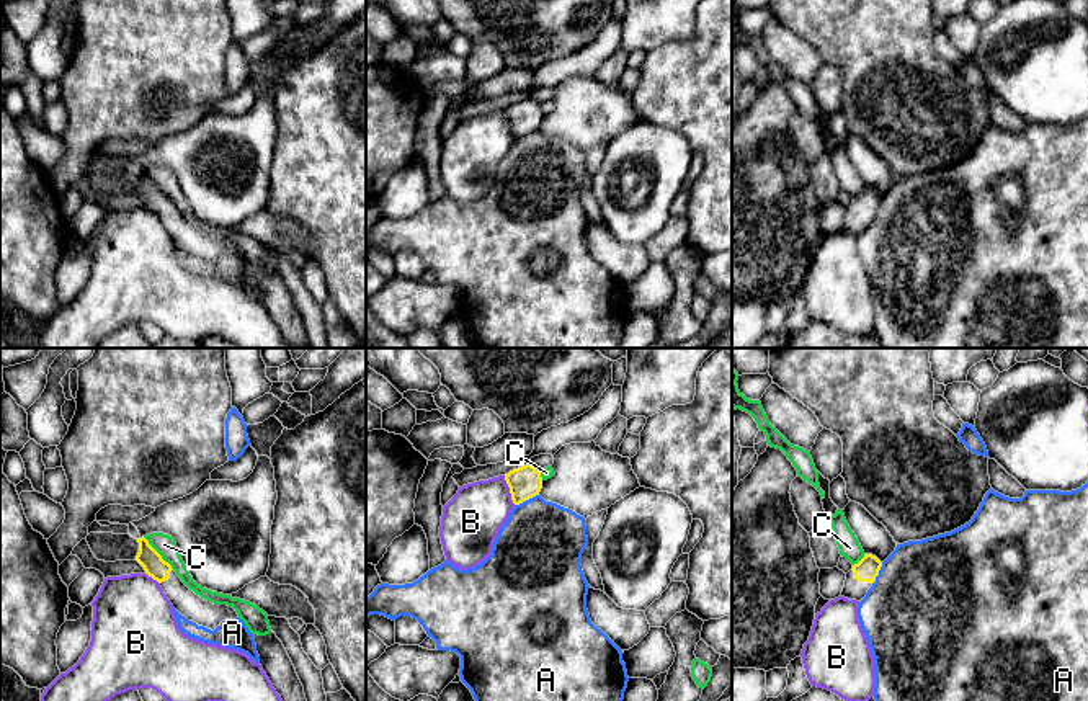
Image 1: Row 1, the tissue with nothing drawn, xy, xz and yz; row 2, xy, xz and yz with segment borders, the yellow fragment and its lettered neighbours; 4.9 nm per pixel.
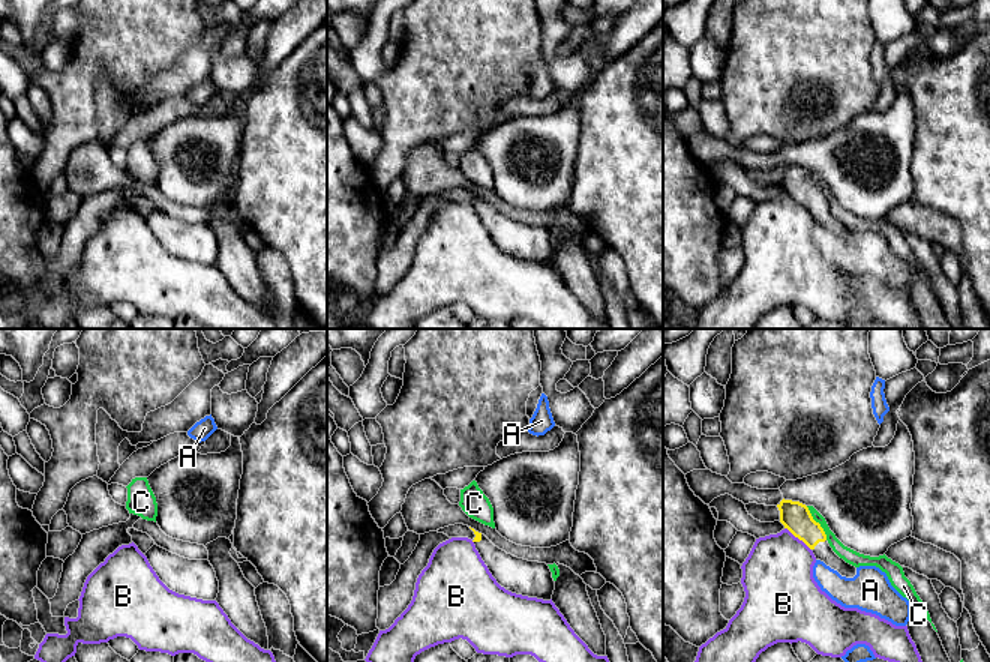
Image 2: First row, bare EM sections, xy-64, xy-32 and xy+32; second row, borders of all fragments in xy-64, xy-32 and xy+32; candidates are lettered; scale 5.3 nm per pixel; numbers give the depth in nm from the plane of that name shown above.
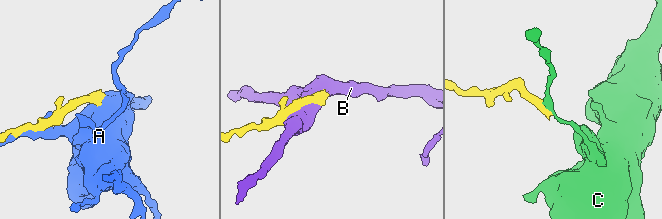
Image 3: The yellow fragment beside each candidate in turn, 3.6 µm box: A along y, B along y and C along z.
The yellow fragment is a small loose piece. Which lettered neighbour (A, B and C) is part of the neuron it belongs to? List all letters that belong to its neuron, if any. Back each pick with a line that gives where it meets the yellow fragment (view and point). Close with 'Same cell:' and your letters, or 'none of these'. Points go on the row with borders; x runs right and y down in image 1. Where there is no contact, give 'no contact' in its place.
Same cell: none of these

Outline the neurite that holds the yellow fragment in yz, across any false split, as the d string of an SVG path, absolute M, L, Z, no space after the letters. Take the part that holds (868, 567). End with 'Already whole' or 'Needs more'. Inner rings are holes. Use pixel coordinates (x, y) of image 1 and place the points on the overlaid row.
M864 554L864 557L846 574L845 587L840 596L861 601L876 582L881 567L882 562L876 556Z. Needs more

